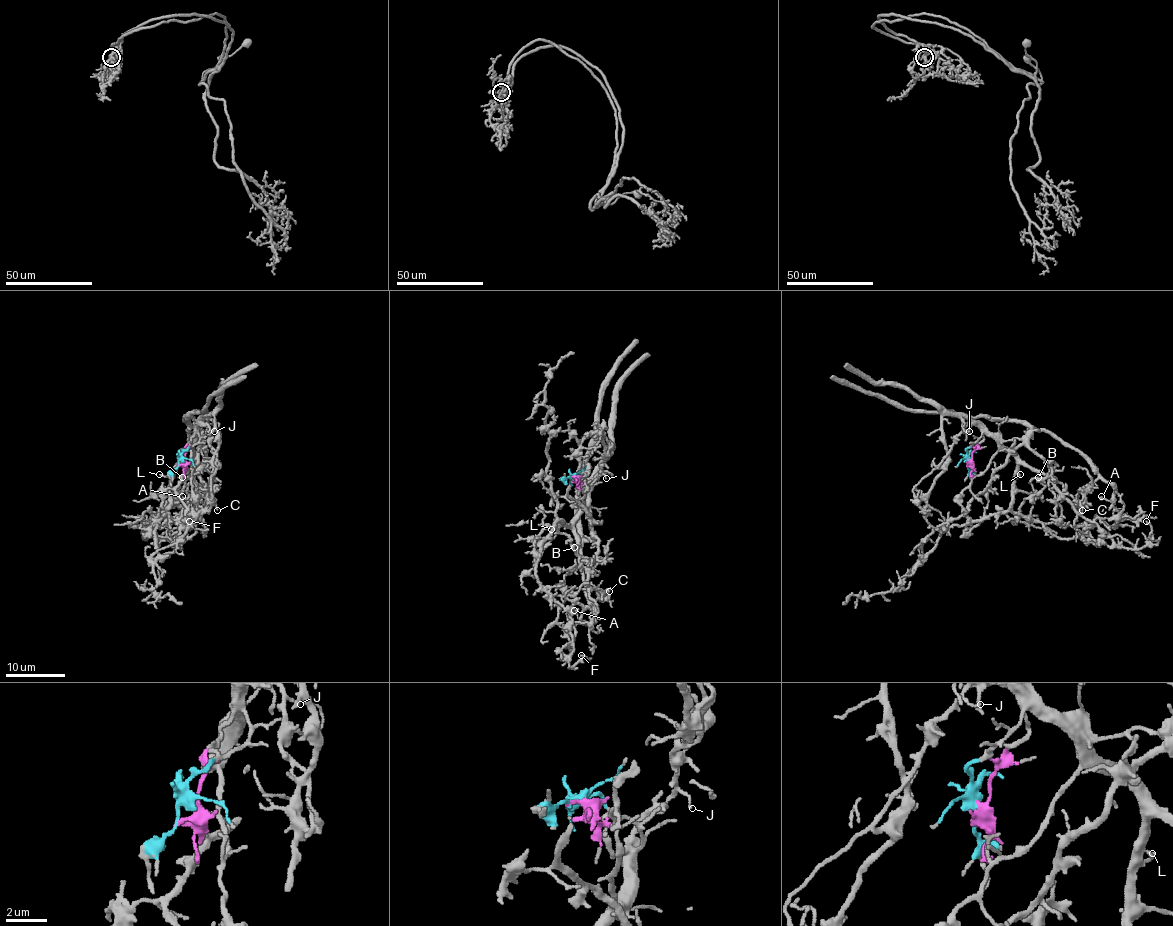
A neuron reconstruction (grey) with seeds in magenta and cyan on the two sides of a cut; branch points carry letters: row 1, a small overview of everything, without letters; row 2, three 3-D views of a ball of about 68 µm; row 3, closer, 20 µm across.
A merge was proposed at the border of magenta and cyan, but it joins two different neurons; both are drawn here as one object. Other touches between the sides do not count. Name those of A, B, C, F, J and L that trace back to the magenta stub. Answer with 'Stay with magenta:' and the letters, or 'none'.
Stay with magenta: A, B, C, F, J

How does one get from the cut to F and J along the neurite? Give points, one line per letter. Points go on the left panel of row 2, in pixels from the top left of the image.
F: (183, 461), (196, 424), (189, 416), (200, 486), (177, 534), (180, 548), (194, 533), (189, 521)
J: (183, 461), (186, 444), (197, 425), (208, 425), (214, 431)

